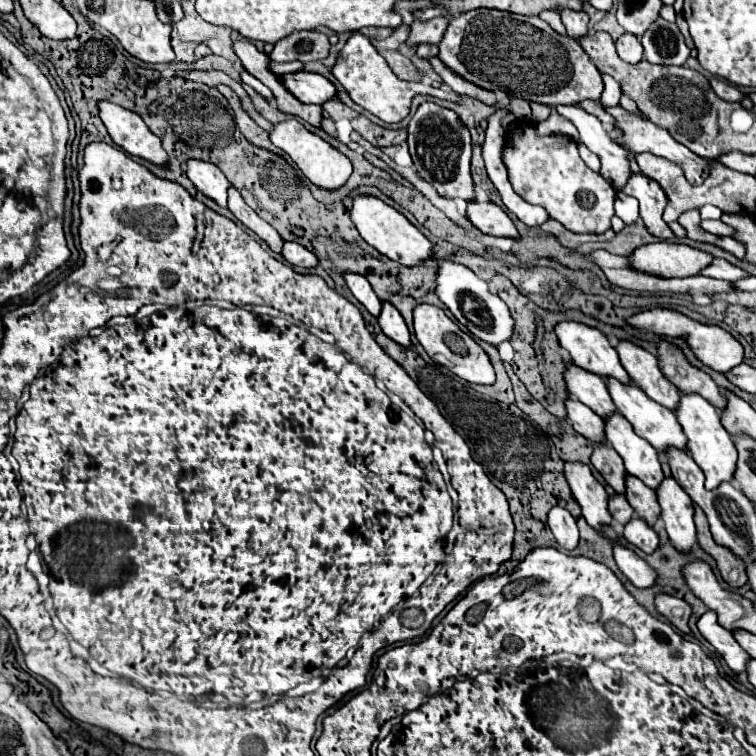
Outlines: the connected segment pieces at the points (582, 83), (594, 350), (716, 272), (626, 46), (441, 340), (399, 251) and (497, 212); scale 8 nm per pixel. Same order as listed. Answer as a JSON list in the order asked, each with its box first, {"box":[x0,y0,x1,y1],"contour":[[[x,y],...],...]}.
[{"box":[438,9,602,105],"contour":[[[474,9],[450,19],[444,39],[438,43],[438,59],[462,79],[488,89],[488,91],[506,91],[512,97],[522,97],[526,101],[542,103],[542,105],[576,105],[584,99],[600,101],[602,95],[602,77],[594,67],[586,51],[580,47],[576,39],[568,35],[562,37],[540,17],[522,17],[514,13],[494,11],[494,9]]]},{"box":[556,321,632,385],"contour":[[[564,321],[558,325],[556,335],[560,339],[560,345],[570,353],[572,361],[578,367],[600,375],[602,379],[614,377],[624,385],[632,383],[630,375],[618,359],[616,349],[598,329],[574,321]]]},{"box":[700,259,748,281],"contour":[[[714,259],[714,261],[712,261],[708,267],[704,267],[700,273],[706,275],[706,277],[724,279],[724,281],[736,281],[736,279],[744,279],[744,277],[748,277],[746,271],[742,271],[740,267],[730,265],[730,263],[724,261],[724,259]]]},{"box":[616,33,644,63],"contour":[[[626,33],[616,41],[616,51],[620,59],[624,59],[626,63],[640,63],[644,55],[640,39],[634,39],[634,35],[626,35]]]},{"box":[414,305,496,385],"contour":[[[418,305],[414,309],[414,333],[420,345],[424,347],[424,351],[432,359],[446,359],[450,365],[444,365],[444,367],[448,367],[460,379],[468,383],[478,383],[478,385],[492,385],[496,381],[494,367],[488,355],[484,353],[484,349],[468,333],[464,333],[440,307]]]},{"box":[350,195,434,267],"contour":[[[366,195],[354,197],[350,215],[352,215],[352,221],[354,221],[356,229],[360,231],[362,239],[368,245],[372,245],[376,251],[386,255],[388,259],[392,259],[404,267],[416,267],[416,265],[424,263],[426,259],[434,259],[434,245],[426,239],[426,235],[420,229],[416,229],[402,213],[398,213],[390,205],[382,203],[380,199],[366,197]]]},{"box":[468,201,520,239],"contour":[[[480,201],[468,203],[468,219],[482,233],[496,235],[496,237],[520,239],[520,235],[518,235],[514,223],[510,221],[510,217],[494,203],[480,203]]]}]

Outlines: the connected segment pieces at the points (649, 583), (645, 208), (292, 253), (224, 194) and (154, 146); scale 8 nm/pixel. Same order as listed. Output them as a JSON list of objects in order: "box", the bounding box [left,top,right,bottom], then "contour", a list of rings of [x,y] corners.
[{"box":[614,541,658,589],"contour":[[[616,541],[614,559],[616,559],[618,569],[628,577],[628,581],[630,581],[634,587],[648,589],[648,587],[654,587],[654,585],[656,585],[658,573],[656,573],[644,559],[640,559],[634,551],[626,549],[620,541]]]},{"box":[622,173,674,239],"contour":[[[634,173],[630,177],[630,183],[622,189],[626,195],[632,195],[640,203],[640,217],[646,225],[646,229],[658,237],[658,239],[672,239],[674,233],[662,219],[662,211],[666,207],[666,195],[658,183],[652,179],[646,179],[642,173]]]},{"box":[282,241,318,269],"contour":[[[286,241],[282,255],[284,255],[284,259],[286,259],[290,265],[298,265],[298,267],[304,267],[304,269],[310,269],[310,267],[316,267],[316,265],[318,265],[316,255],[310,253],[306,247],[298,245],[298,243]]]},{"box":[186,159,230,207],"contour":[[[192,159],[190,163],[186,163],[186,173],[200,193],[216,201],[220,207],[228,207],[230,181],[218,167],[214,167],[212,163],[202,163]]]},{"box":[100,101,168,165],"contour":[[[100,101],[100,119],[106,125],[112,141],[128,155],[146,159],[154,165],[168,165],[168,155],[160,139],[146,127],[142,117],[116,103]]]}]

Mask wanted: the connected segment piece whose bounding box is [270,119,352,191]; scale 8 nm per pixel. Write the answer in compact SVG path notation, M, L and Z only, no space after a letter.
M290 119L290 121L274 125L274 129L270 133L270 141L278 149L282 149L286 155L290 155L290 159L300 167L300 171L308 177L308 181L314 183L314 185L318 185L320 189L336 191L336 189L340 189L348 181L348 177L352 173L352 163L348 161L348 157L344 157L340 151L336 151L334 147L330 147L324 139L320 139L318 135L314 135L312 131L308 131L296 119Z

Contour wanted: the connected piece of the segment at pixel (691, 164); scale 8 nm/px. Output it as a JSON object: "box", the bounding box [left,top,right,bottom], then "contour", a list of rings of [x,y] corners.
{"box":[604,105,708,183],"contour":[[[618,105],[618,107],[604,107],[604,109],[606,109],[606,113],[610,113],[610,115],[614,117],[614,121],[616,121],[614,127],[620,129],[618,145],[622,145],[624,149],[628,149],[628,151],[632,151],[632,153],[650,151],[652,155],[666,157],[666,159],[670,159],[670,161],[674,161],[674,163],[682,163],[684,173],[686,173],[686,177],[690,179],[690,183],[700,183],[700,181],[702,181],[702,173],[706,173],[706,167],[708,167],[706,159],[702,159],[702,157],[690,153],[690,149],[682,147],[682,143],[678,143],[676,139],[672,139],[672,135],[670,135],[666,129],[654,125],[644,113],[630,113],[630,111],[622,109],[620,105]]]}

